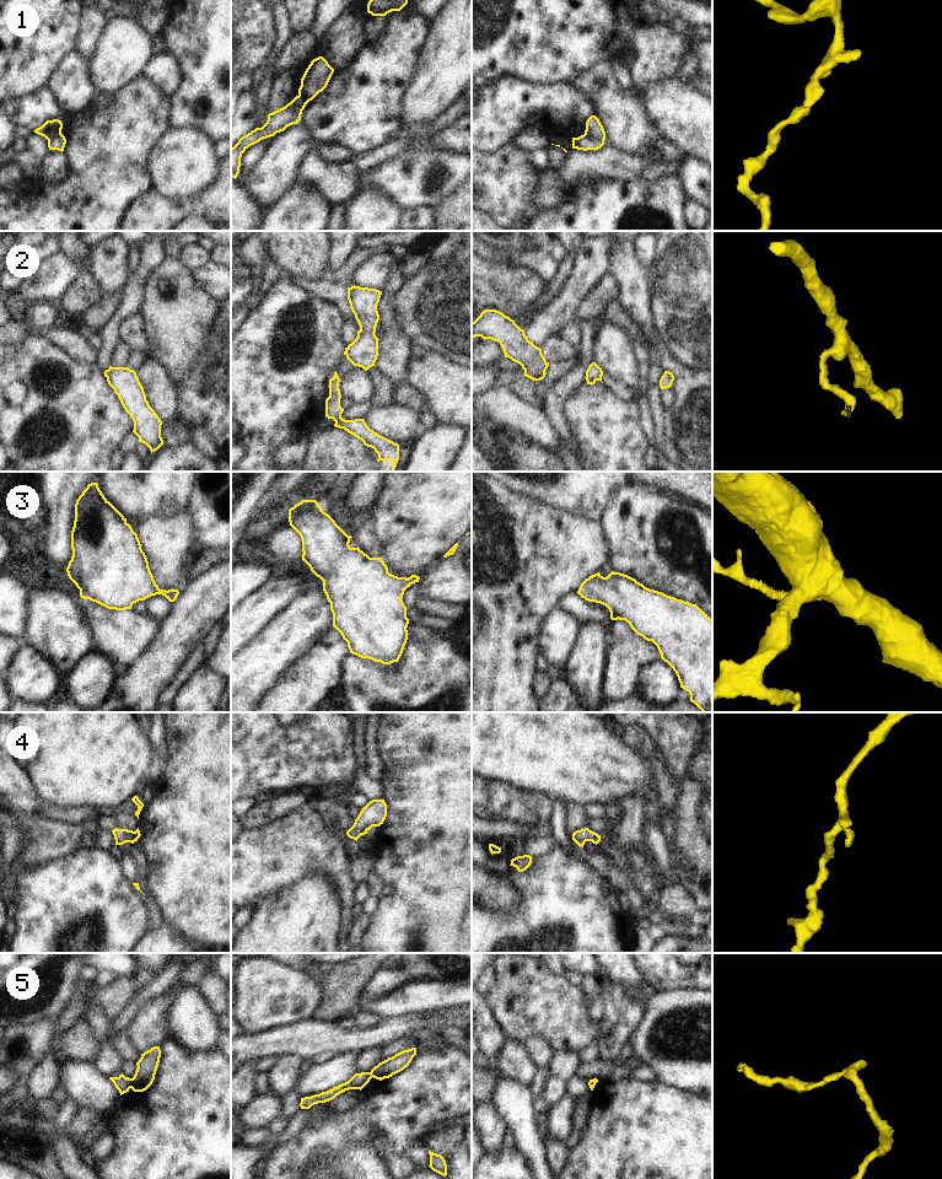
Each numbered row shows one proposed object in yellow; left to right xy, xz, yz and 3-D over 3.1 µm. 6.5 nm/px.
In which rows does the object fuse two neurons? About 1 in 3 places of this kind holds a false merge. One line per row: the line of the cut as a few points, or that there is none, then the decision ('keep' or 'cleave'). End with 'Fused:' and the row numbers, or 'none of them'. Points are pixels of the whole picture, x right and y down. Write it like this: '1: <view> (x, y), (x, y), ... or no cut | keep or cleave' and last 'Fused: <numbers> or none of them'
1: yz (583, 134), (603, 140) | cleave
2: no cut | keep
3: no cut | keep
4: no cut | keep
5: xy (132, 1078), (129, 1087) | cleave
Fused: 1, 5

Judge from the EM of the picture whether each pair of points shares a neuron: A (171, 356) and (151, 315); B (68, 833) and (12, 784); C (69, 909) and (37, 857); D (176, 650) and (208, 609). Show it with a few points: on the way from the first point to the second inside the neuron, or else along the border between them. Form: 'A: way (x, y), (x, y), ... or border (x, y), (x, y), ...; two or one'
A: way (171, 346), (171, 334), (161, 324); one
B: way (50, 833), (47, 833), (22, 808), (19, 801); one
C: border (69, 854), (39, 866), (17, 867), (14, 865); two
D: way (177, 640), (198, 619); one

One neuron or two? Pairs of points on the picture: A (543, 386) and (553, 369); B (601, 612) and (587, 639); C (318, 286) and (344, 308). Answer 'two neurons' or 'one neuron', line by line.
A: one neuron
B: two neurons
C: one neuron

